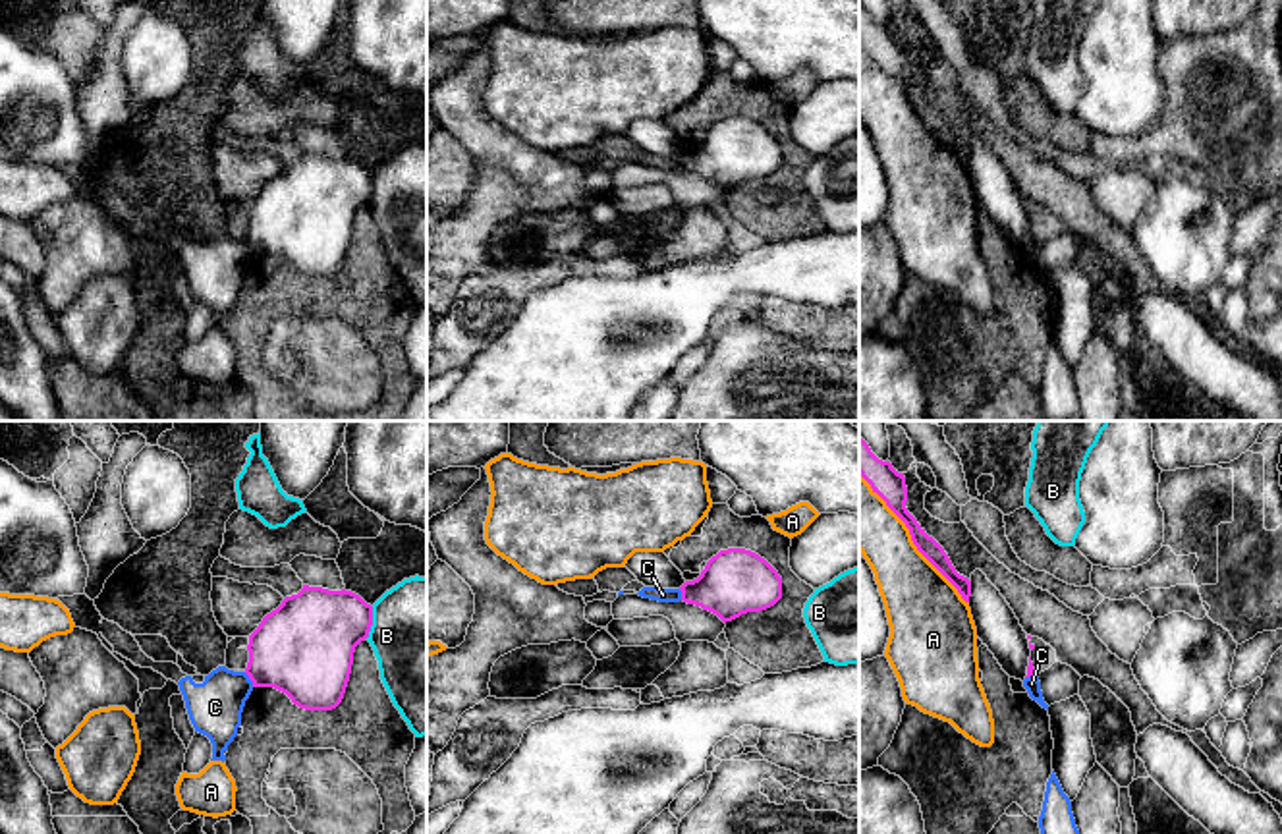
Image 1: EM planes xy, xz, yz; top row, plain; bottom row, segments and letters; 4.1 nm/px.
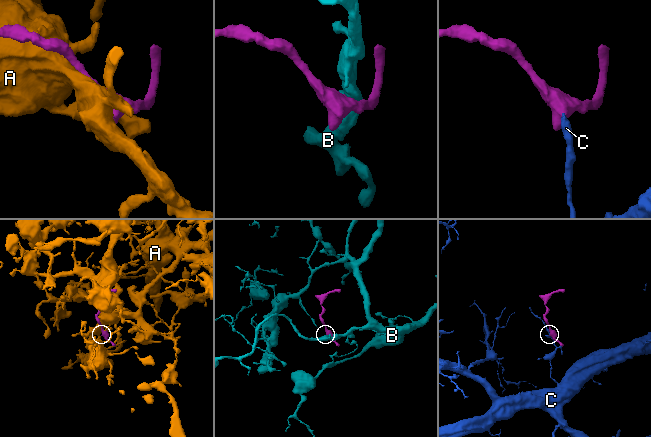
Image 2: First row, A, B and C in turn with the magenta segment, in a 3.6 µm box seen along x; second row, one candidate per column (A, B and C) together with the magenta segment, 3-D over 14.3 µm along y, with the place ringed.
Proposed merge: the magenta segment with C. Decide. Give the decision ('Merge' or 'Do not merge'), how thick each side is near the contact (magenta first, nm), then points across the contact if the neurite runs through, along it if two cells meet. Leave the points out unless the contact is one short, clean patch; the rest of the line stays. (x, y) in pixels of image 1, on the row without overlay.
Do not merge. Thickness 400 nm (magenta) against 220 nm. Boundary: xy (244, 240), (253, 253)

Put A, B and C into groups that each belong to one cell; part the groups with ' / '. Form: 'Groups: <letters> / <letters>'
Groups: A / B / C

